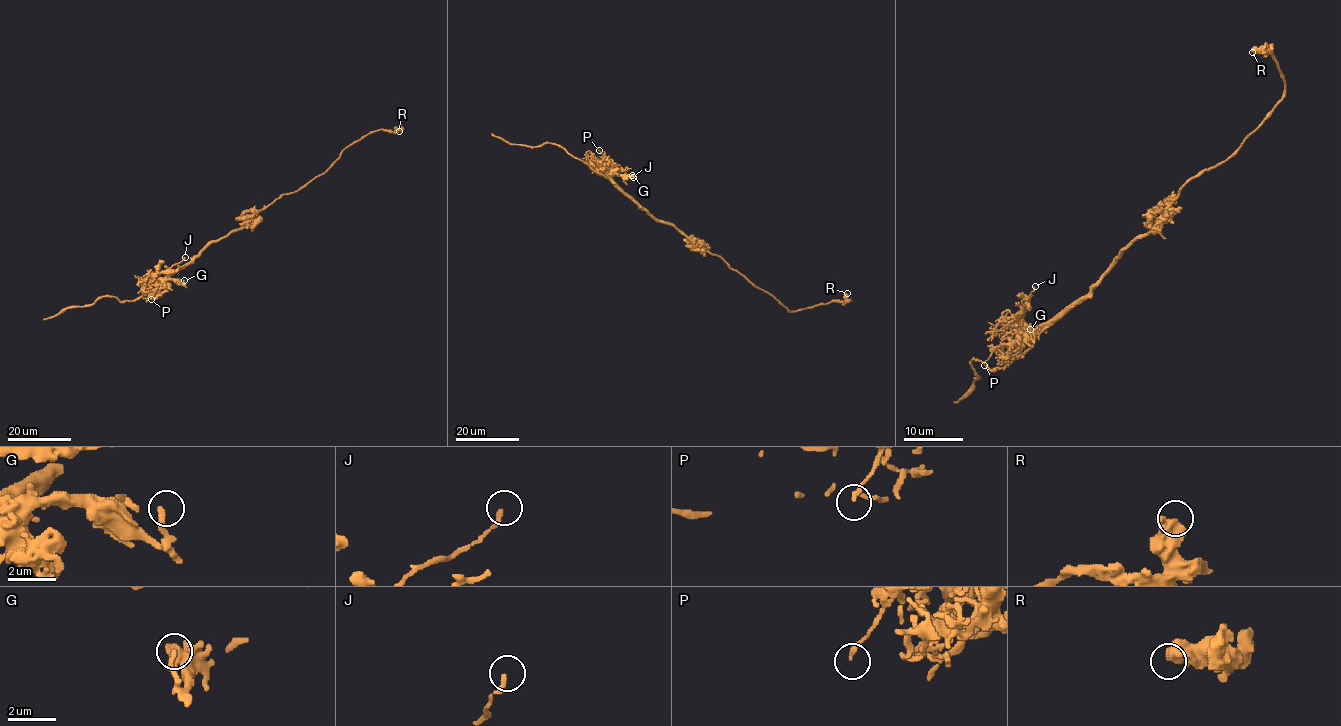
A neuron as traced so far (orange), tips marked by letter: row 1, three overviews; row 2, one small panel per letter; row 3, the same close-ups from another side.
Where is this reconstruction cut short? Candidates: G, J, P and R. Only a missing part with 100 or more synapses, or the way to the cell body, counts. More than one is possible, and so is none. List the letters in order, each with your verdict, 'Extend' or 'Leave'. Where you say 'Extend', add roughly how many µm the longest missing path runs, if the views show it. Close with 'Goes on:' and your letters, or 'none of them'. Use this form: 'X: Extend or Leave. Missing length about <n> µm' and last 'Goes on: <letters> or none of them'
G: Leave
J: Leave
P: Leave
R: Leave
Goes on: none of them

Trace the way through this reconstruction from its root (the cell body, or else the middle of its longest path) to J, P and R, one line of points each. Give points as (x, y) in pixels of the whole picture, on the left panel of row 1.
J: (226, 235), (210, 241), (190, 262), (169, 274), (154, 277), (165, 273), (185, 257)
P: (226, 235), (210, 241), (190, 262), (166, 276), (163, 280), (165, 286), (151, 299)
R: (226, 235), (239, 230), (277, 199), (298, 191), (322, 175), (346, 148), (367, 134), (381, 129), (399, 131)

